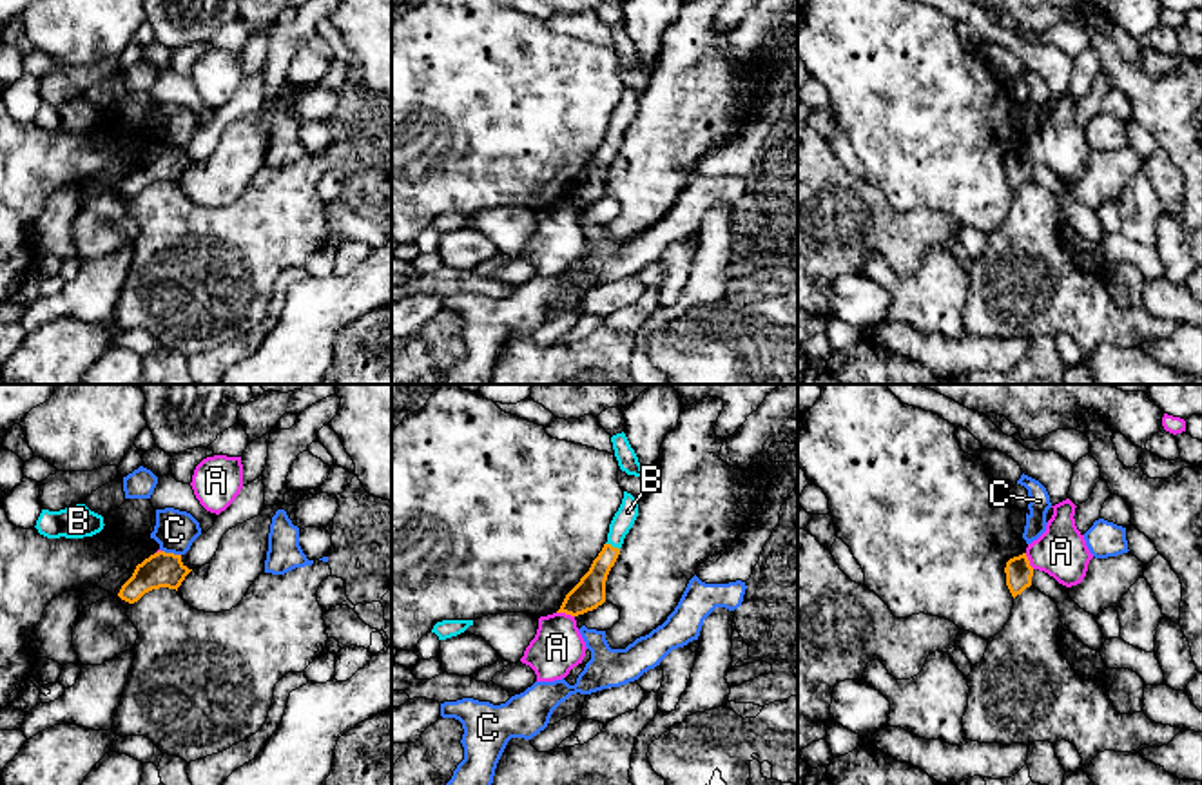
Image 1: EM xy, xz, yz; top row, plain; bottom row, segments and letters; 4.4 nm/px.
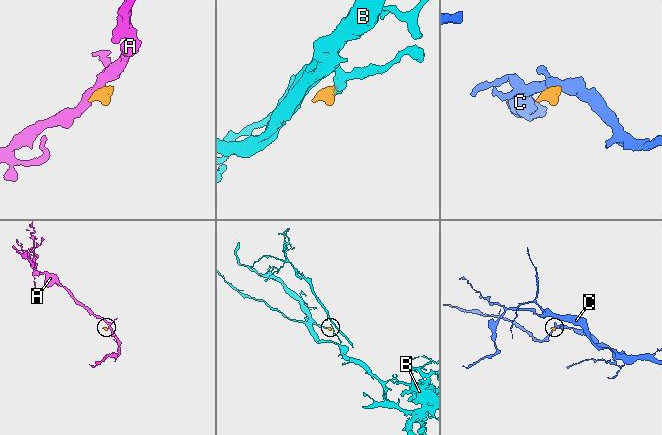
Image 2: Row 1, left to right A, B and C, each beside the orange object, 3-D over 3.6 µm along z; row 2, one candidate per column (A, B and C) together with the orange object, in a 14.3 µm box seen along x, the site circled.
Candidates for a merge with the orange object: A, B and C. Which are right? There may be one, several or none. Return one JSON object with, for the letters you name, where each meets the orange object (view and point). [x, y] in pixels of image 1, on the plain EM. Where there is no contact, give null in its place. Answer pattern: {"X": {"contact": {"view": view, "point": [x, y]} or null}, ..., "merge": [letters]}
{"B": {"contact": {"view": "xz", "point": [611, 140]}}, "merge": ["B"]}

